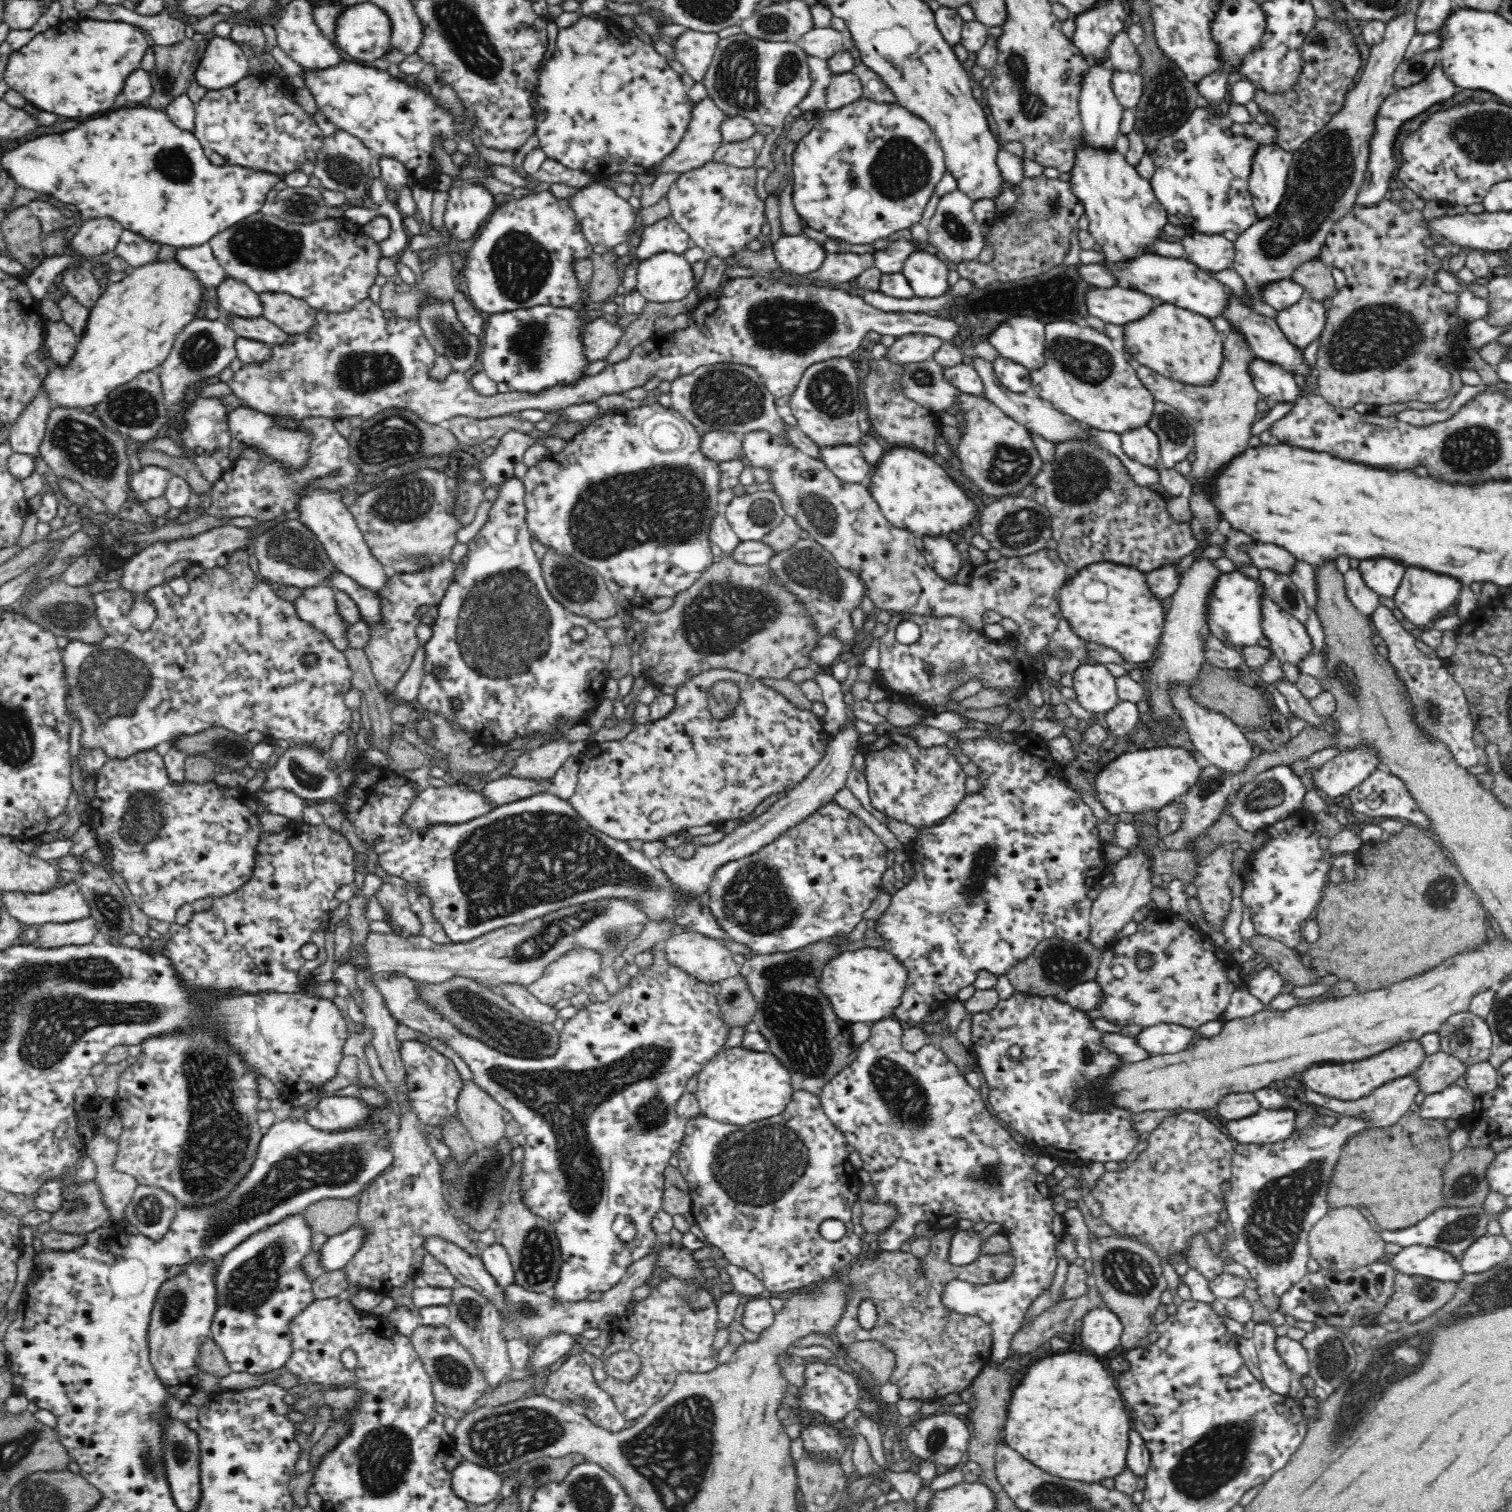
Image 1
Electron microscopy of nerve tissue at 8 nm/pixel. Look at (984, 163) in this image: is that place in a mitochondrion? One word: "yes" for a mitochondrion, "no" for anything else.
no

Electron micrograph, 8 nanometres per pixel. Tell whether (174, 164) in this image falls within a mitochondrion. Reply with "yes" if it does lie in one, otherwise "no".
yes

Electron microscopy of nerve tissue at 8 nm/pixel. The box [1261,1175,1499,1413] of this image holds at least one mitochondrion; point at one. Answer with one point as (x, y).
(1331, 1359)

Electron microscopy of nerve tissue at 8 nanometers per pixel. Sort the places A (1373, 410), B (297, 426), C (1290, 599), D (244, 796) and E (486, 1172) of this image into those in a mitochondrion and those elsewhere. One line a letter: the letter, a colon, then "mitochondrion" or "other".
A: other
B: other
C: mitochondrion
D: other
E: mitochondrion

